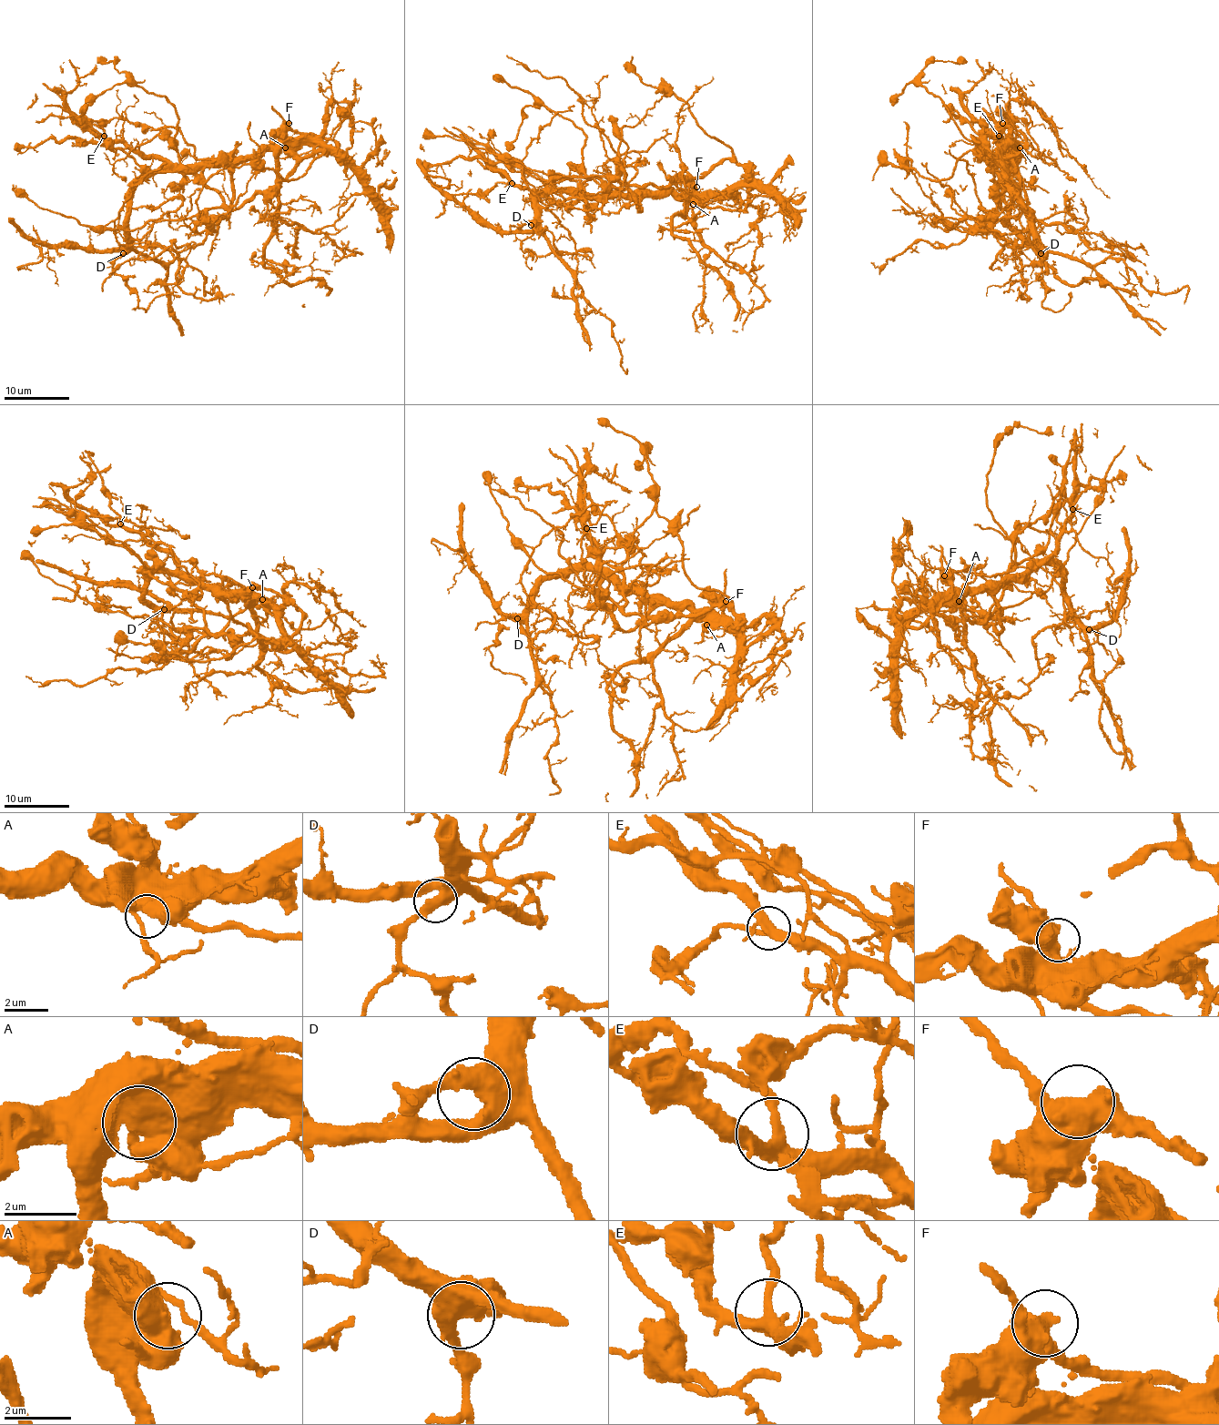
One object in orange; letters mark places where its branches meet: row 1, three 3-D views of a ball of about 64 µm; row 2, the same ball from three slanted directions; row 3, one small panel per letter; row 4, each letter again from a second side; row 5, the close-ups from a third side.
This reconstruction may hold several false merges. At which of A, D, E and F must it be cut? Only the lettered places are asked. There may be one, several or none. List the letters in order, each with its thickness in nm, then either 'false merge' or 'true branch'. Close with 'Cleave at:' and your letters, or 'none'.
A: 600 nm thick; true branch
D: 600 nm thick; true branch
E: 360 nm thick; true branch
F: 550 nm thick; true branch
Cleave at: none

